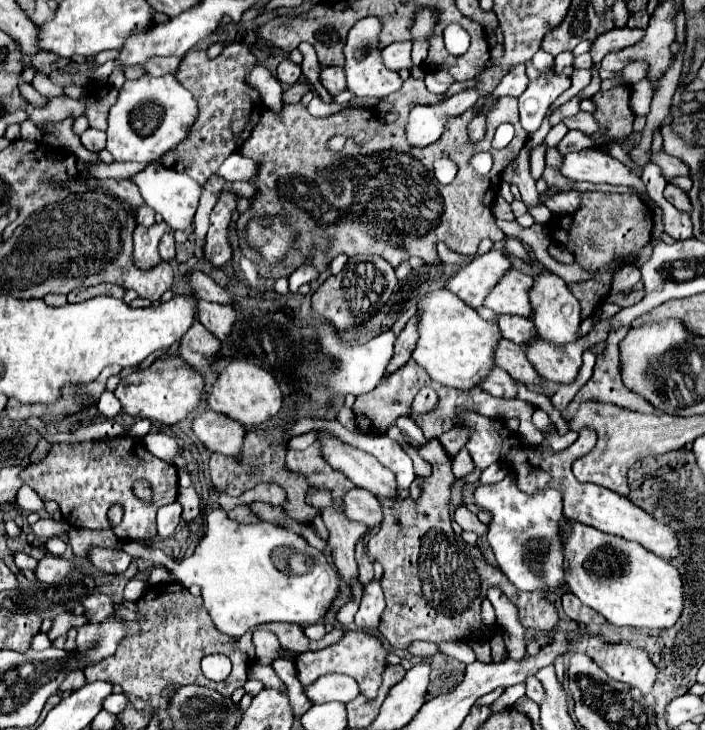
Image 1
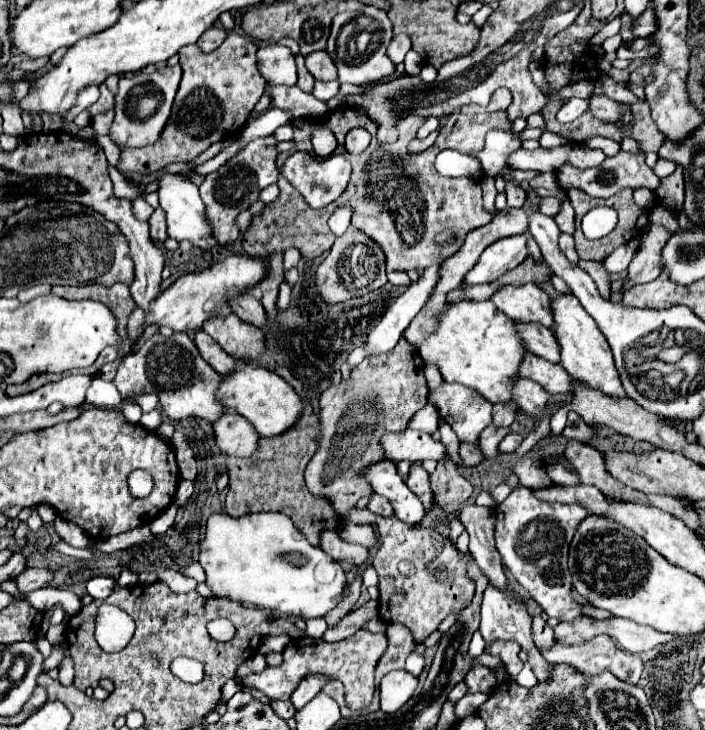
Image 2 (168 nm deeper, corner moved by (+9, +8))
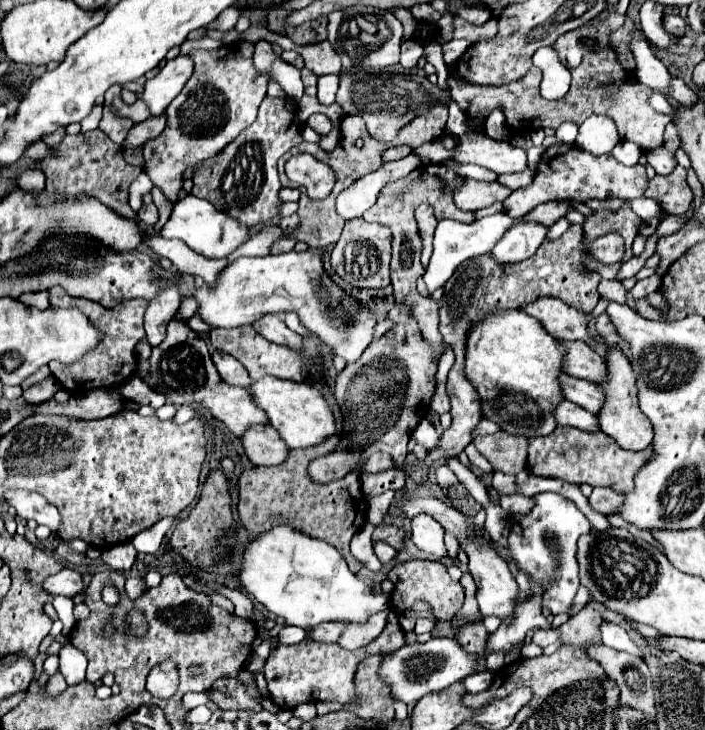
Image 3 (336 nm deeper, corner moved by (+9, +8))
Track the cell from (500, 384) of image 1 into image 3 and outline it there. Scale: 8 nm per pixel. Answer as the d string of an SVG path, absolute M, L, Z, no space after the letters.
M563 399L559 401L559 405L553 411L553 417L557 421L557 425L569 425L569 427L577 427L583 431L597 431L597 417L593 417L593 413L581 409L579 405Z

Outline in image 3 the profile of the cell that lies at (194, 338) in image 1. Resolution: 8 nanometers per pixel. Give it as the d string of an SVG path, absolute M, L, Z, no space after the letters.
M213 351L211 357L223 381L231 385L241 385L241 387L247 387L251 383L249 373L245 373L245 367L235 357L229 357L227 353L221 353L221 351Z

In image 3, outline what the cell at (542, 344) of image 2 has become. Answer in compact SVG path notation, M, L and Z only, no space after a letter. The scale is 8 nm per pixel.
M559 341L559 345L565 347L561 365L567 375L587 379L587 381L593 381L593 377L601 377L601 355L597 355L585 341Z

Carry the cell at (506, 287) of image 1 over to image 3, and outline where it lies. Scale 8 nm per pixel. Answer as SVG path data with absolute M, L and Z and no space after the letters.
M539 297L533 303L521 305L521 311L529 313L531 317L537 317L537 321L543 325L543 329L557 339L587 341L587 337L589 337L587 323L589 323L591 315L565 305L561 299Z

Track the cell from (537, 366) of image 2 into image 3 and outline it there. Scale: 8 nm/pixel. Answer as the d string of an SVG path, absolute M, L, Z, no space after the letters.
M561 373L559 377L559 385L561 385L565 399L581 405L583 409L591 413L597 413L597 405L601 405L601 393L597 393L597 385L585 379L569 377L565 373Z

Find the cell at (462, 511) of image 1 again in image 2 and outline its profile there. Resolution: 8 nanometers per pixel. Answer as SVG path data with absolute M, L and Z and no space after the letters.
M463 505L459 511L459 519L471 537L469 553L473 555L481 571L489 577L489 583L495 587L505 587L507 579L505 579L501 555L495 547L495 537L493 537L495 511L479 505Z

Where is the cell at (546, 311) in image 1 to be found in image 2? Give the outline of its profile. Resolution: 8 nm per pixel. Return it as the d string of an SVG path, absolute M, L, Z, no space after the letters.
M559 295L557 299L553 299L551 309L553 309L553 319L555 319L553 331L561 345L561 365L567 369L567 373L573 379L585 383L591 389L597 389L597 391L609 395L609 397L627 397L625 389L621 387L621 379L615 369L615 363L613 363L613 353L609 349L609 343L607 343L605 335L599 331L593 317L581 307L577 297Z

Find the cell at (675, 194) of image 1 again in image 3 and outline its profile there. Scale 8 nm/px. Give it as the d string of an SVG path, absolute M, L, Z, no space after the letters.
M555 143L553 147L545 149L545 153L541 155L539 167L537 167L537 175L533 179L531 185L515 189L505 201L505 213L513 219L529 213L533 207L545 203L545 201L559 201L559 199L575 199L575 201L585 201L585 199L637 199L643 197L645 189L649 185L649 179L645 175L645 167L643 165L623 165L619 161L615 161L611 155L591 155L587 151L577 149L573 143L565 145L565 143Z

